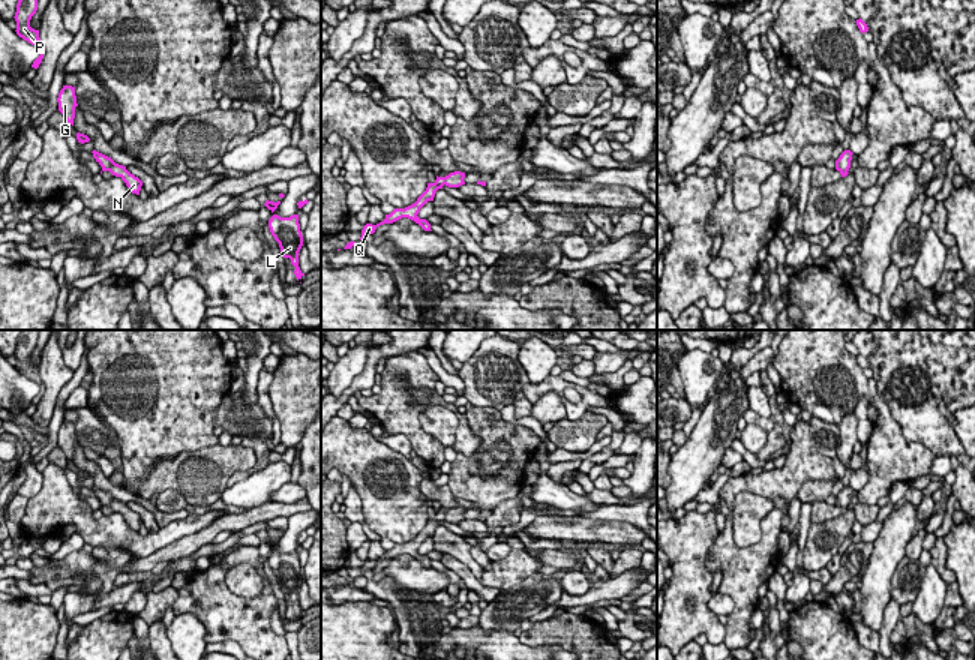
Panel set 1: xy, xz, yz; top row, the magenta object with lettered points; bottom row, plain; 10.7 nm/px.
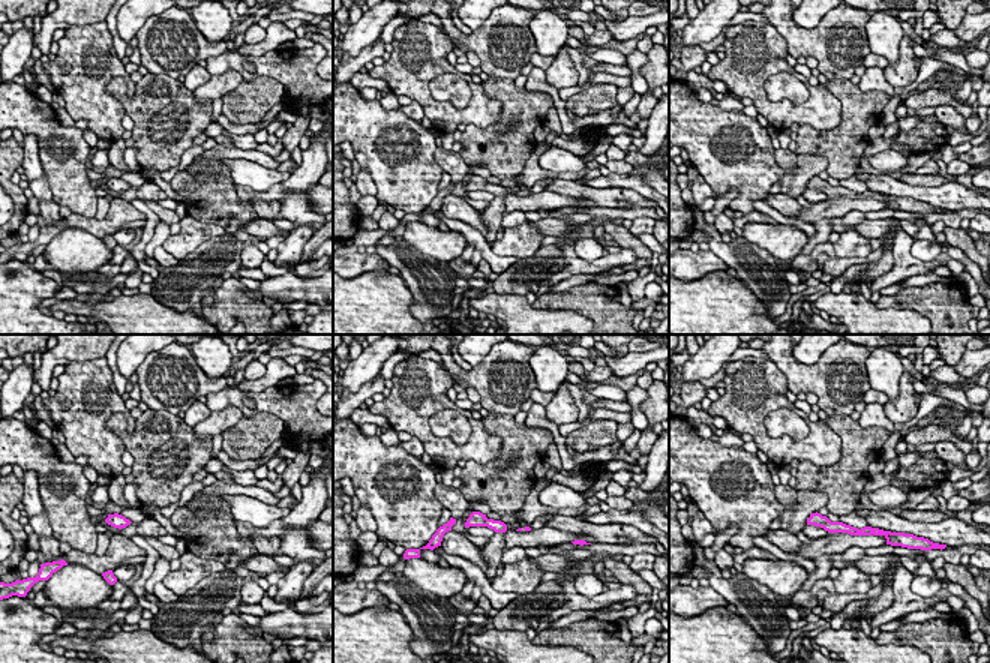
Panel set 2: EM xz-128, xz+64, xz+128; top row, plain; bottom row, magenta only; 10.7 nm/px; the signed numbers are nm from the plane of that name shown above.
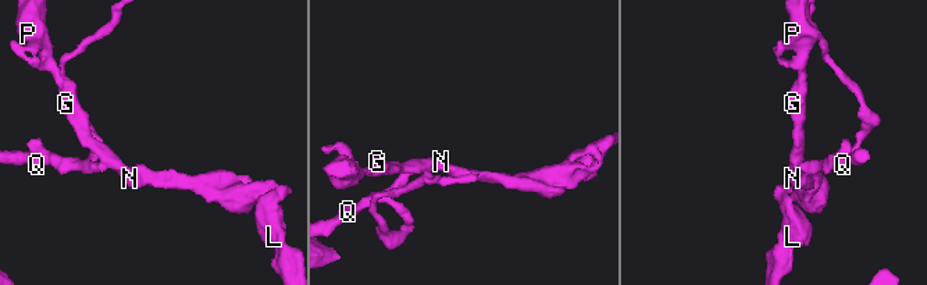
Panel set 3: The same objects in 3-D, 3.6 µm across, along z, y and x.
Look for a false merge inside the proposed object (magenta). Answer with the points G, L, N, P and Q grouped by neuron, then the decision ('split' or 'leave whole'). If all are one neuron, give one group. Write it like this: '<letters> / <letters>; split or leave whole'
G L N P / Q; split

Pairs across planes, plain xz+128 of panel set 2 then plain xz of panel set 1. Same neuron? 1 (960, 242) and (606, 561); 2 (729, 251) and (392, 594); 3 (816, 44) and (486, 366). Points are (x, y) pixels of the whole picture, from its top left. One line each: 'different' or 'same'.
1: same
2: same
3: same

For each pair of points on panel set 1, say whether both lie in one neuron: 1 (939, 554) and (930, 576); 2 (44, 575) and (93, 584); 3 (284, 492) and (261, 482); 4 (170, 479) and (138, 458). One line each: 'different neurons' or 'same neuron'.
1: different neurons
2: different neurons
3: different neurons
4: different neurons

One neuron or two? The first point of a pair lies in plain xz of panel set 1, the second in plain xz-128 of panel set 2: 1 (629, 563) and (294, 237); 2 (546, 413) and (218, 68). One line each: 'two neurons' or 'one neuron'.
1: one neuron
2: two neurons

